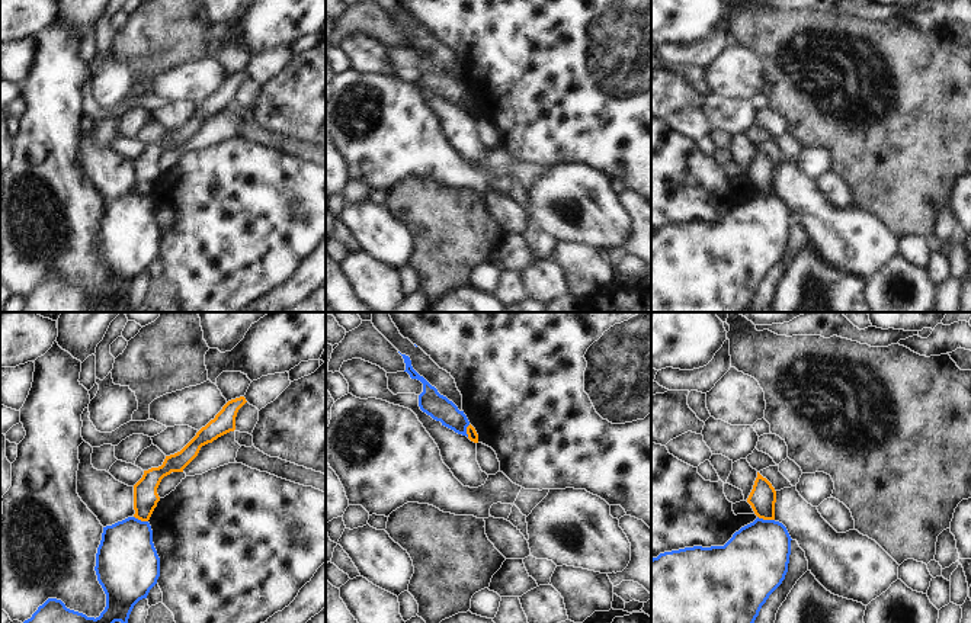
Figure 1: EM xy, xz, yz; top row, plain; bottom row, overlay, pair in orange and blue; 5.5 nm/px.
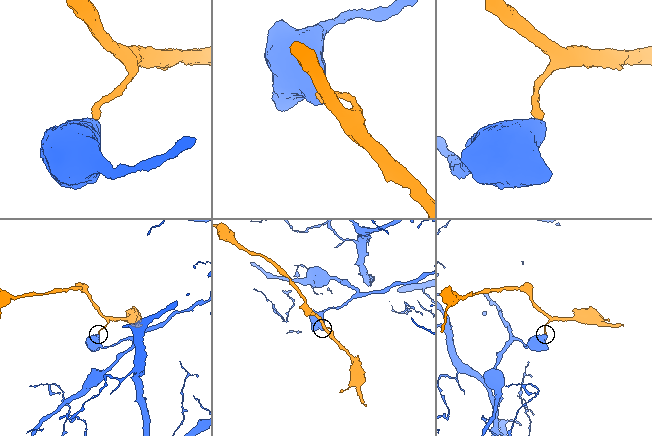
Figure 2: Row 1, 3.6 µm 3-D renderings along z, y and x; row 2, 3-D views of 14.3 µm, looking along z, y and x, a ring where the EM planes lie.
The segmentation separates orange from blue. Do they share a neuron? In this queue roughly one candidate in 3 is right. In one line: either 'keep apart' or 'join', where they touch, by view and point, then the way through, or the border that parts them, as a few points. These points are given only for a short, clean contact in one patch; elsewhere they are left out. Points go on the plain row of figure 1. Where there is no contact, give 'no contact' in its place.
keep apart; meets orange in yz at (766, 193); border along yz (758, 190), (774, 195)

